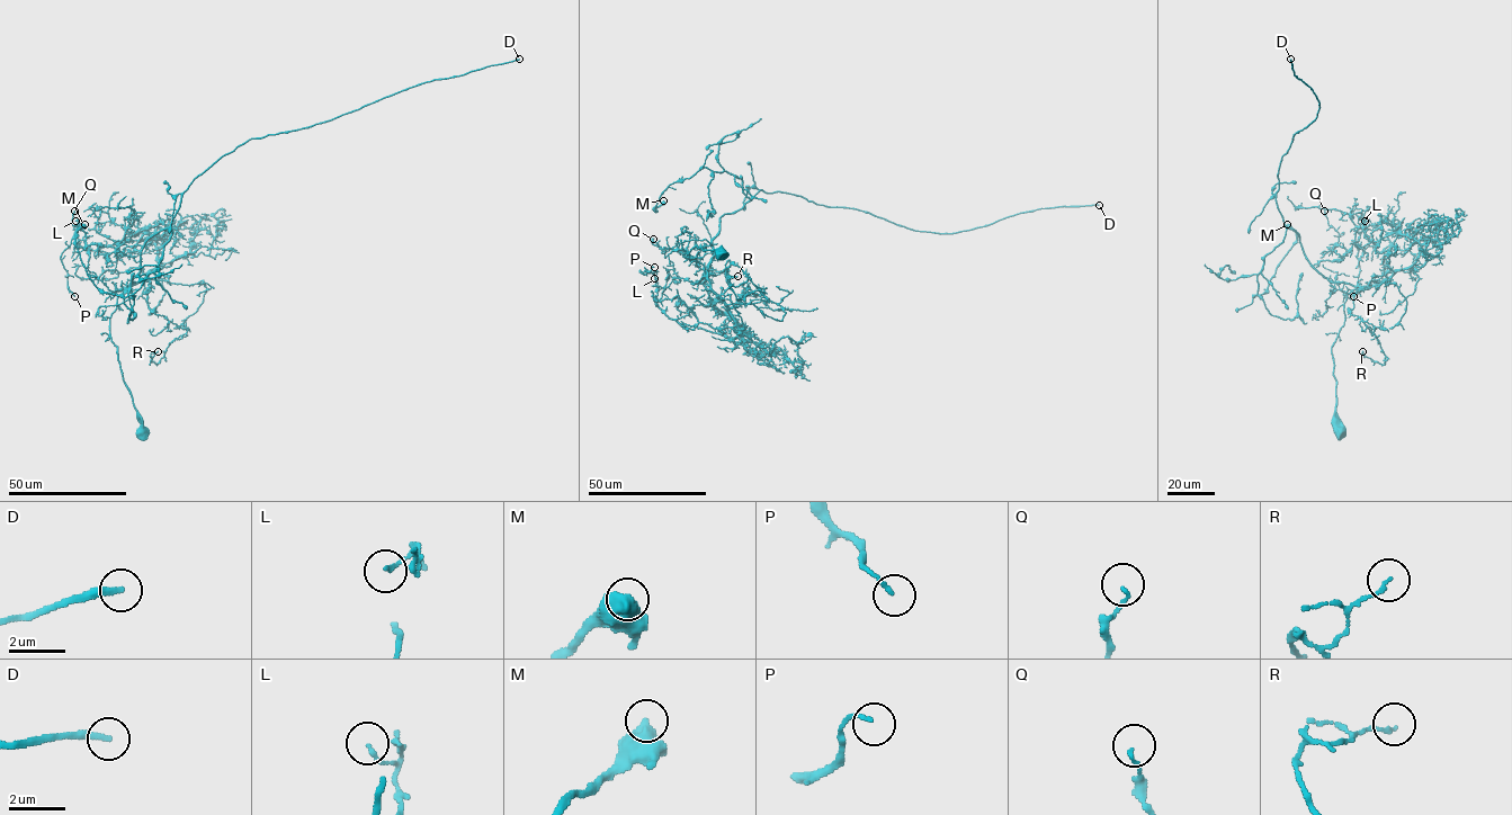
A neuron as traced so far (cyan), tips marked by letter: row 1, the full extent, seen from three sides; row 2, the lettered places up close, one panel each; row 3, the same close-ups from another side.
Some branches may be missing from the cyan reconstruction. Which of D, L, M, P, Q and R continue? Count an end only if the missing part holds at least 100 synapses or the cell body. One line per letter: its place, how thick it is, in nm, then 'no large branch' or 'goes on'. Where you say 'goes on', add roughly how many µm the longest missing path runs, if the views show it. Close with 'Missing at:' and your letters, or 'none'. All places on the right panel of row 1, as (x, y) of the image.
D: at (1290, 59); 280 nm thick; goes on; about 300 µm are missing
L: at (1365, 221); 130 nm thick; no large branch
M: at (1287, 224); 700 nm thick; no large branch
P: at (1353, 296); 120 nm thick; no large branch
Q: at (1324, 211); 100 nm thick; no large branch
R: at (1362, 351); 140 nm thick; no large branch
Missing at: D

